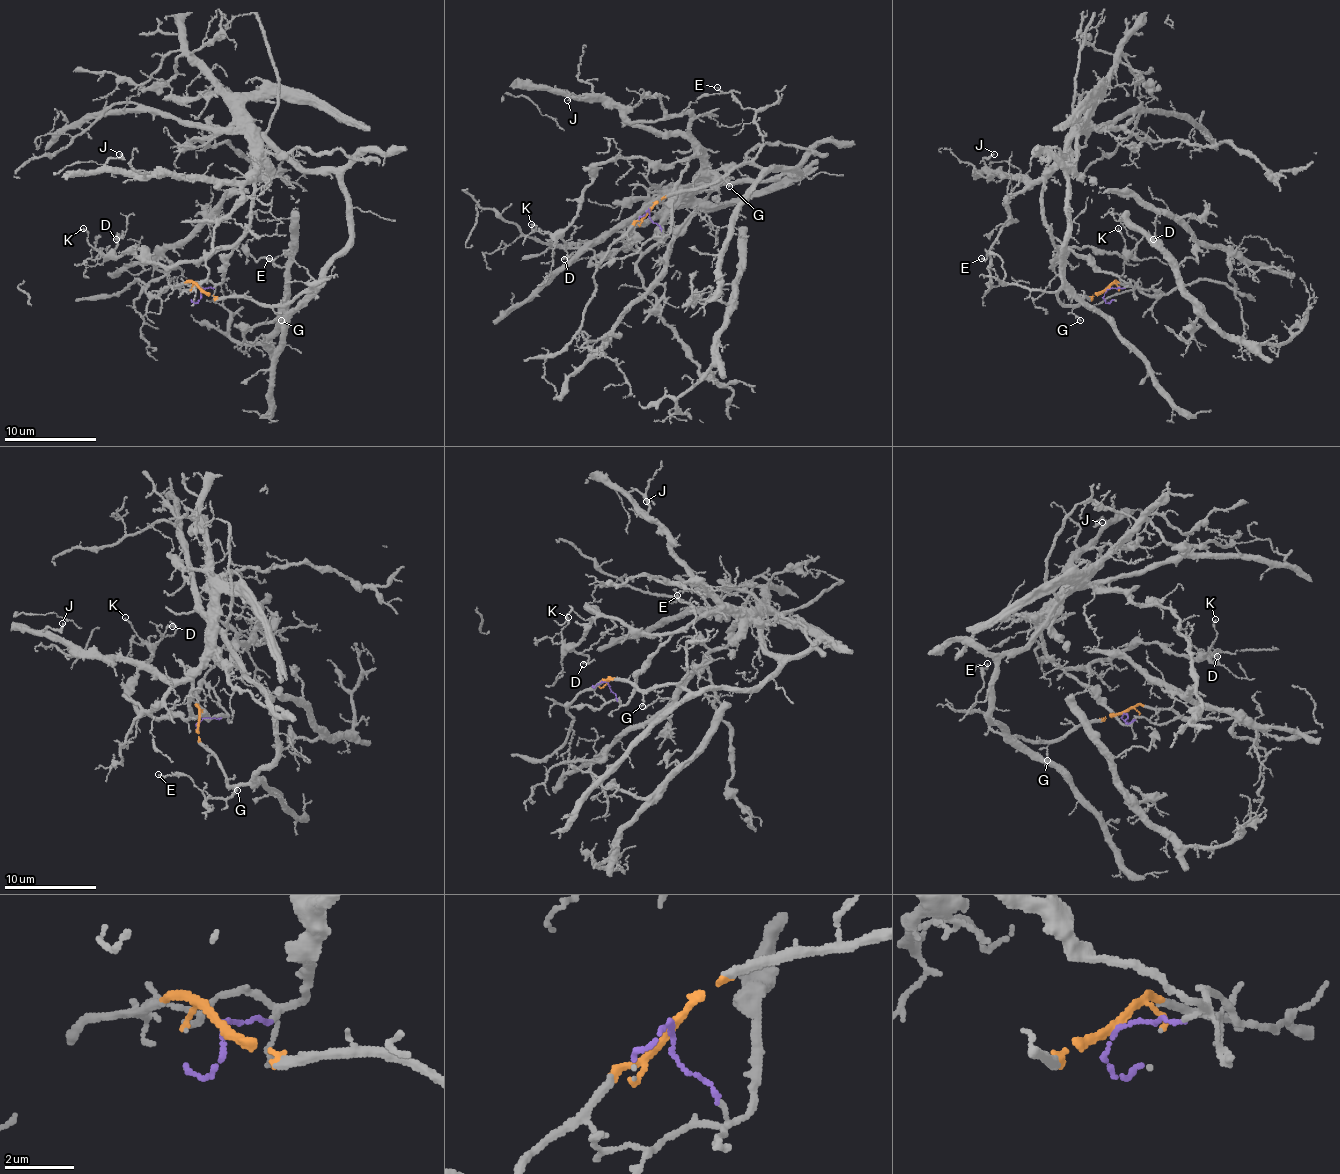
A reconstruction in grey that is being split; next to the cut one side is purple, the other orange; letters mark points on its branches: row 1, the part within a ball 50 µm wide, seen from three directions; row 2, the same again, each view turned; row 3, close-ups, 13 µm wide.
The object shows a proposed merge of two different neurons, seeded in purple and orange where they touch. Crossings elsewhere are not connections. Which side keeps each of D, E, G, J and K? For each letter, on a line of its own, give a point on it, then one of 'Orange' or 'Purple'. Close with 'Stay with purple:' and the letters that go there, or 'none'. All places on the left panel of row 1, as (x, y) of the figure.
D: Place: (116, 239). Purple
E: Place: (269, 258). Orange
G: Place: (281, 320). Orange
J: Place: (119, 154). Purple
K: Place: (83, 228). Purple
Stay with purple: D, J, K

